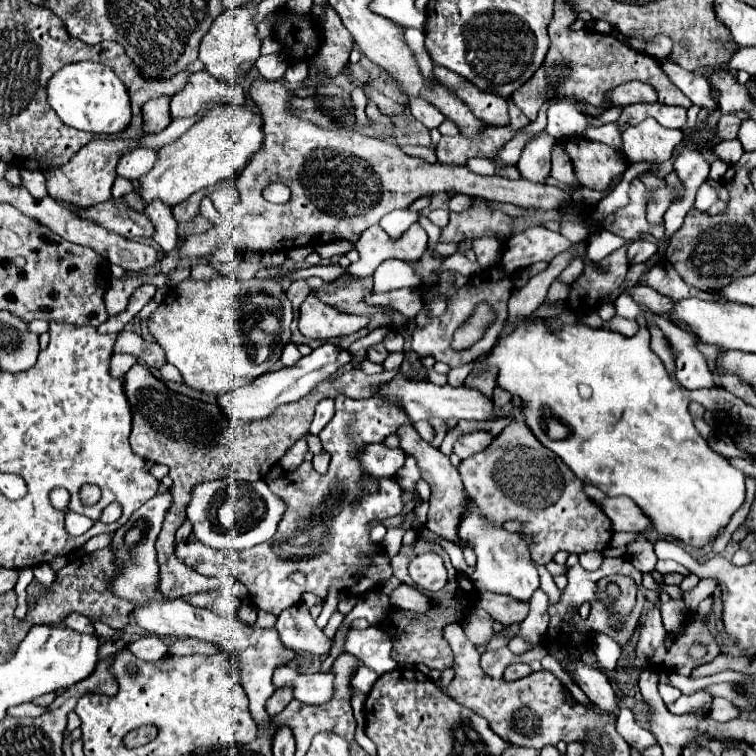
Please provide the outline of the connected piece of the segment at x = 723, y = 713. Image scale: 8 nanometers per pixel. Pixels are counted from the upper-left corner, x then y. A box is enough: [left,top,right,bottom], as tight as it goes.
[709,699,741,723]

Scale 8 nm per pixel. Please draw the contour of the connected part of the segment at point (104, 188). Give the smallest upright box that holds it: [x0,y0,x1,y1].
[43,141,137,209]

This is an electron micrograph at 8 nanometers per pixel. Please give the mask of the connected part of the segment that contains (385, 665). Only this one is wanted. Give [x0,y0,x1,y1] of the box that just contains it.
[345,627,397,675]

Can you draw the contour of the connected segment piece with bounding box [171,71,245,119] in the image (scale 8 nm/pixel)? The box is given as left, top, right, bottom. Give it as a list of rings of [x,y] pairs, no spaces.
[[[205,71],[193,73],[187,85],[171,97],[171,115],[175,119],[191,117],[207,101],[217,101],[217,103],[239,107],[245,103],[243,87],[237,83],[221,83],[209,77]]]

